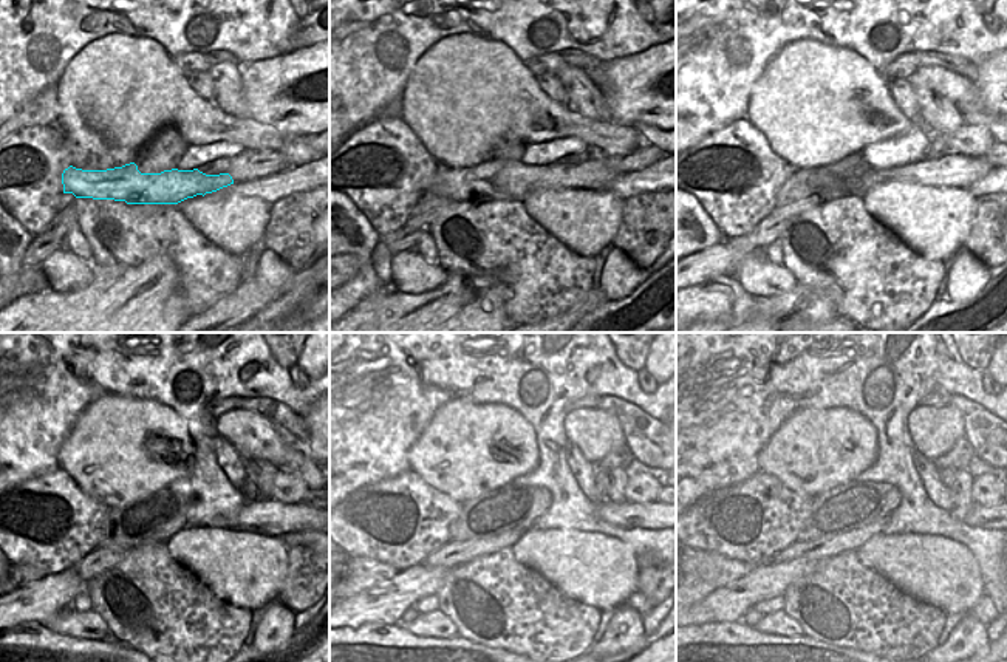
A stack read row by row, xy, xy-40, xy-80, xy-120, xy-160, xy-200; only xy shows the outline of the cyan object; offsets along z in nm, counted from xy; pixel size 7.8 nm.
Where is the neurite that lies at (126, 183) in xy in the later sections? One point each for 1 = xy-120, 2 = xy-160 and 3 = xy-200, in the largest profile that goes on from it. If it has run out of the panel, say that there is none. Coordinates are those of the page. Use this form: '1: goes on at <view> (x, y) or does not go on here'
1: goes on at xy-120 (269, 517)
2: goes on at xy-160 (633, 515)
3: goes on at xy-200 (979, 515)

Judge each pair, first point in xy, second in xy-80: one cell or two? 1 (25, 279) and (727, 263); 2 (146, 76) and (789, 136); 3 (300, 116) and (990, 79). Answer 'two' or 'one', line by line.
1: two
2: one
3: one

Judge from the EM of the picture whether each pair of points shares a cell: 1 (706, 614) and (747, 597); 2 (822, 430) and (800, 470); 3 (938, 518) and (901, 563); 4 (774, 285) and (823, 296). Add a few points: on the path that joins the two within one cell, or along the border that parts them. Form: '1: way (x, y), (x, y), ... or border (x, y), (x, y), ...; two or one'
1: way (716, 607), (737, 599); one
2: way (822, 440), (822, 444), (808, 461); one
3: border (890, 532), (941, 534), (961, 543); two
4: border (797, 283), (789, 291), (757, 297); two

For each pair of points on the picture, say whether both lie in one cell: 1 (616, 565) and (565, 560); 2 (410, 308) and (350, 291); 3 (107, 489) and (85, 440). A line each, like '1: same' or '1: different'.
1: same
2: different
3: same

